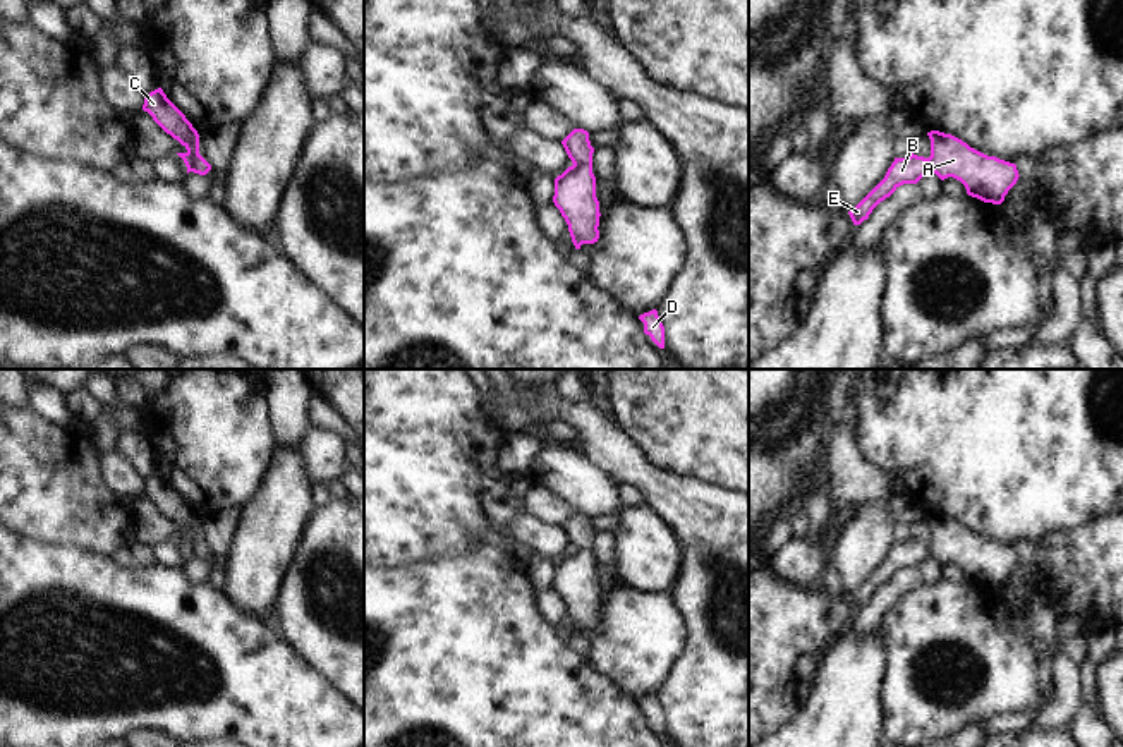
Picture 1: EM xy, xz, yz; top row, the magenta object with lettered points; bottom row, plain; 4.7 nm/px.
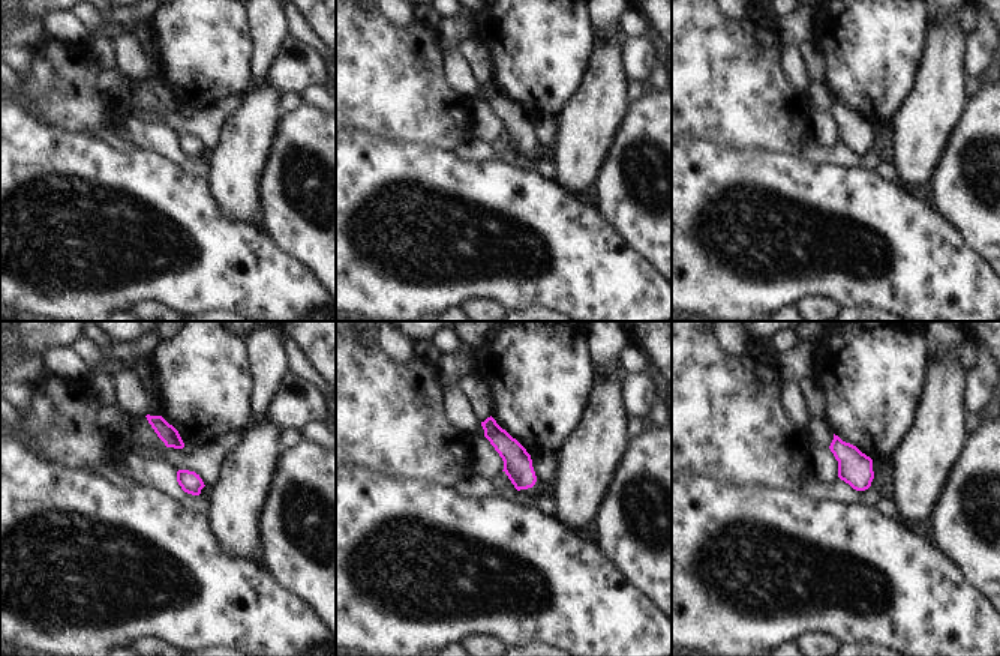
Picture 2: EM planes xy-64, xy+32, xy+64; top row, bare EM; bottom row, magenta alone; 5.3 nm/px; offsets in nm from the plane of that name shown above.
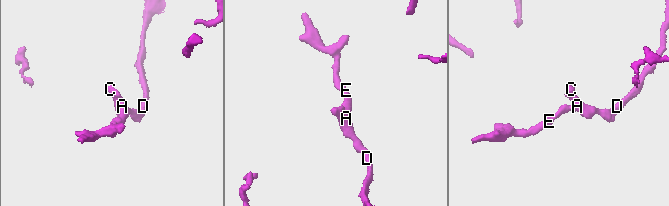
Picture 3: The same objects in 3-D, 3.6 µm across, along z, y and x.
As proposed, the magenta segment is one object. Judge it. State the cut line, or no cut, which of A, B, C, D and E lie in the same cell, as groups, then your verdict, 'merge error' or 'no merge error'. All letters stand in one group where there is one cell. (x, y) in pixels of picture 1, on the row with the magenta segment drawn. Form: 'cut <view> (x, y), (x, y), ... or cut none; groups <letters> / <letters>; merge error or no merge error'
cut none; groups A B C D E; no merge error

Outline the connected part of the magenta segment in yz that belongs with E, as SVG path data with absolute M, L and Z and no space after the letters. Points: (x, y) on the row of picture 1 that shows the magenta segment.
M931 131L927 136L931 156L912 153L907 158L895 158L884 179L848 211L853 225L867 220L900 185L917 184L929 173L936 173L941 180L953 177L965 185L968 196L992 204L1001 204L1020 177L1015 163L987 156L951 134Z

